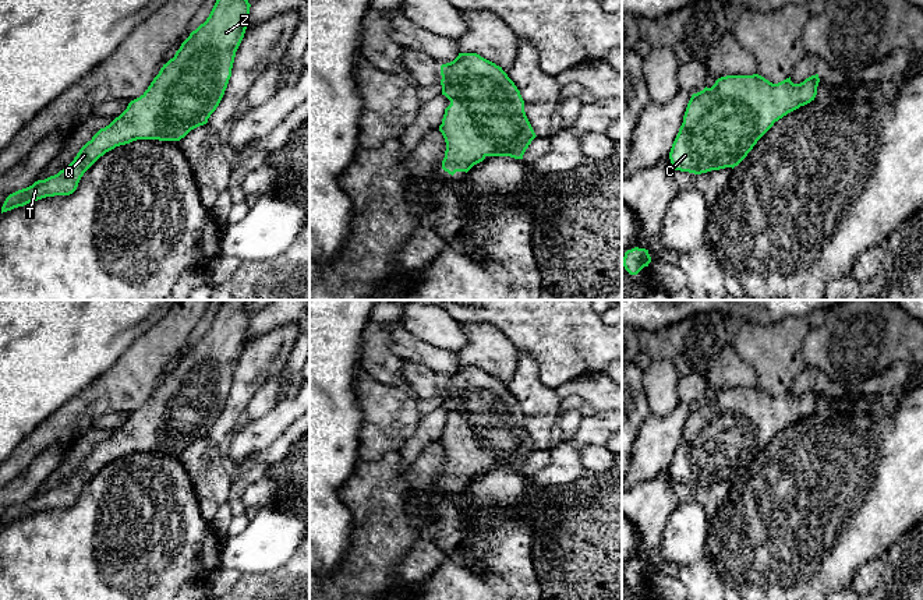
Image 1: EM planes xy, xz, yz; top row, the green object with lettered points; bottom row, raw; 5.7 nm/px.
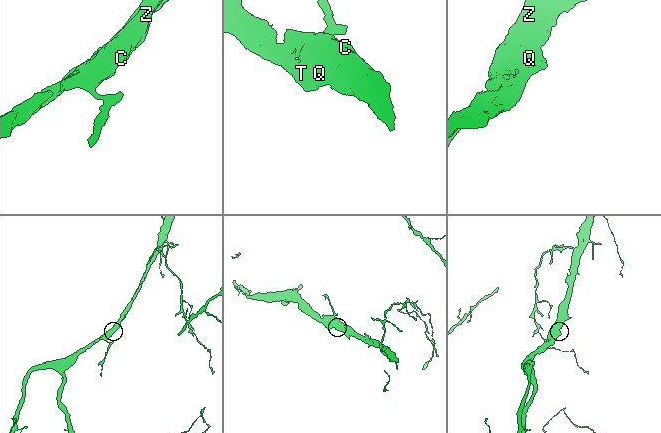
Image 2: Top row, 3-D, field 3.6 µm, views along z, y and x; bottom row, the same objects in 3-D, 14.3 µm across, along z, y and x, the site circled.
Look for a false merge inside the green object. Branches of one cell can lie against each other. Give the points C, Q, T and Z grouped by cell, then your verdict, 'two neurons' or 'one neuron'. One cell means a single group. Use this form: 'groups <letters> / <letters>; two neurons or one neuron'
groups C Q T Z; one neuron

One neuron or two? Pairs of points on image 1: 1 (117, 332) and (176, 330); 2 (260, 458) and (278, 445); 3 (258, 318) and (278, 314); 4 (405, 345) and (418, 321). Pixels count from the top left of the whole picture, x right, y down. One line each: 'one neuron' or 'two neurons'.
1: two neurons
2: one neuron
3: one neuron
4: two neurons

